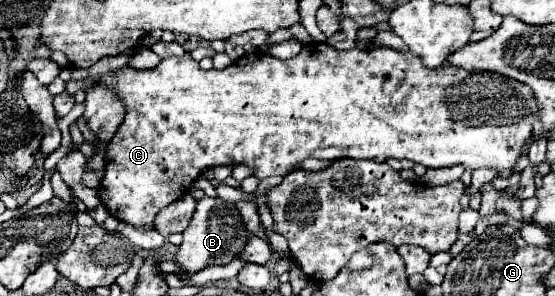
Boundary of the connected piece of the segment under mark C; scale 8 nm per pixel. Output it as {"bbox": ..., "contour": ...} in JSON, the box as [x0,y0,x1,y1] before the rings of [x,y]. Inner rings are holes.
{"bbox":[66,43,536,225],"contour":[[[308,43],[302,47],[302,51],[292,57],[292,59],[276,59],[268,53],[262,51],[254,51],[248,55],[242,55],[238,61],[234,61],[230,67],[216,71],[202,71],[198,67],[196,61],[190,59],[190,55],[182,55],[182,57],[168,57],[162,59],[160,65],[156,69],[150,71],[136,71],[132,67],[122,67],[118,71],[110,71],[98,79],[84,79],[84,81],[70,81],[66,85],[68,93],[76,93],[78,89],[88,89],[94,83],[106,83],[126,105],[126,117],[124,123],[120,125],[120,129],[114,135],[114,143],[108,143],[106,147],[106,169],[104,169],[104,177],[100,181],[98,187],[98,195],[102,205],[108,209],[108,213],[124,223],[130,225],[152,225],[154,217],[158,215],[158,211],[170,203],[174,203],[178,197],[182,197],[194,183],[194,179],[212,167],[218,165],[248,165],[254,171],[254,177],[264,179],[264,177],[272,177],[272,175],[286,175],[294,169],[294,165],[302,163],[308,157],[314,159],[324,159],[324,161],[336,161],[336,159],[372,159],[378,163],[384,163],[388,159],[408,159],[414,163],[420,163],[424,167],[448,167],[448,165],[456,165],[460,163],[466,169],[480,169],[480,167],[492,167],[500,171],[500,177],[510,177],[512,175],[512,167],[514,163],[520,159],[520,151],[526,143],[526,139],[532,133],[532,123],[536,119],[536,99],[532,97],[532,89],[510,79],[510,77],[502,77],[498,73],[490,73],[490,71],[466,71],[466,69],[458,69],[454,65],[440,65],[436,69],[426,69],[422,65],[422,59],[416,53],[402,53],[402,51],[394,51],[390,47],[382,47],[376,43],[356,43],[350,51],[340,51],[334,49],[328,43]]]}

